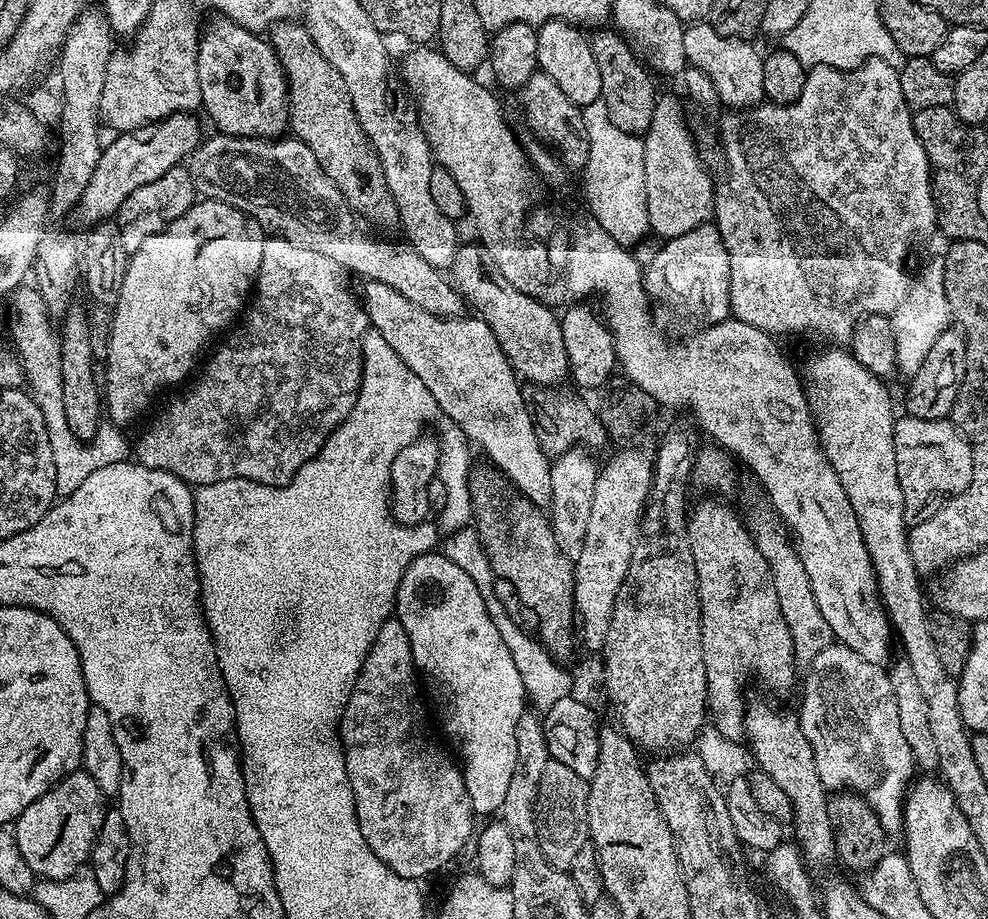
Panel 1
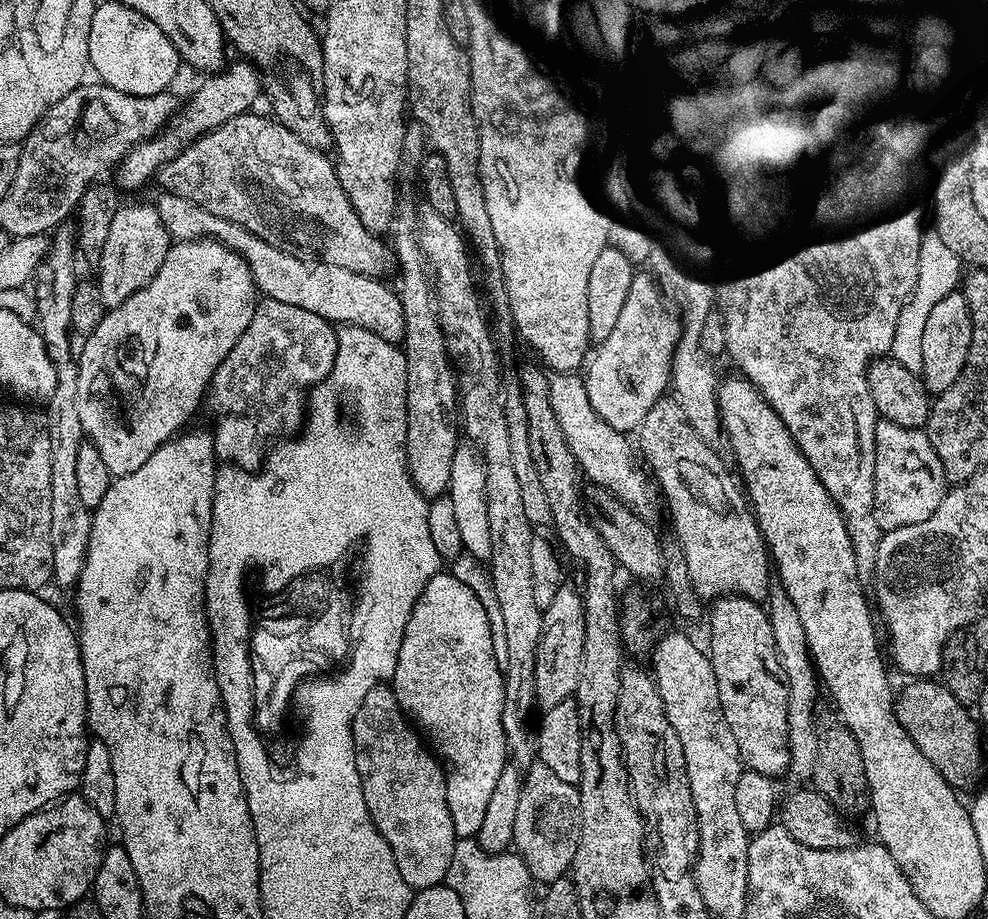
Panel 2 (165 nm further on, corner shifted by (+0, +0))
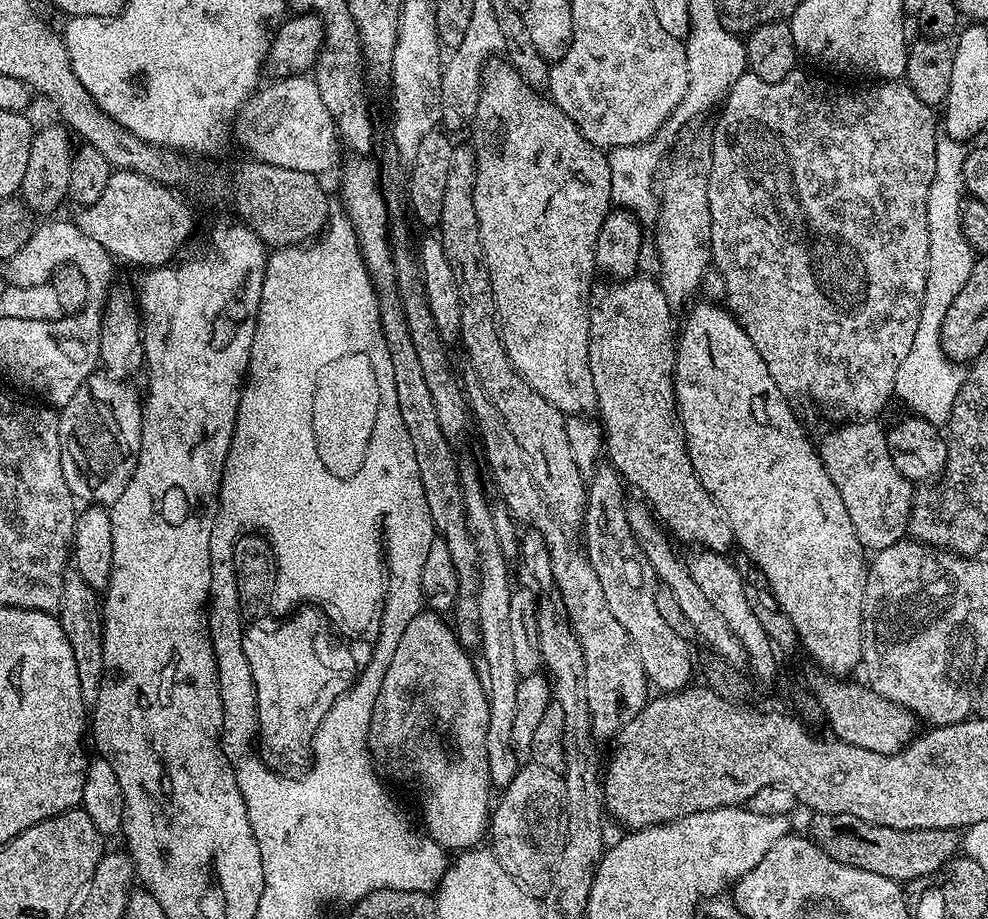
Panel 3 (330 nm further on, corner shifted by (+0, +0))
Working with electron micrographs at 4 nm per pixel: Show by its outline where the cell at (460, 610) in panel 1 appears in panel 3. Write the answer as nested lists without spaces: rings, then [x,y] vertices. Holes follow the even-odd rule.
[[[422,610],[406,626],[374,702],[368,751],[394,779],[420,783],[423,831],[428,839],[445,850],[467,850],[477,847],[490,828],[488,792],[493,786],[486,758],[488,693],[481,673],[478,668],[476,673],[468,657],[469,649],[460,645],[453,625],[444,620],[443,615]]]

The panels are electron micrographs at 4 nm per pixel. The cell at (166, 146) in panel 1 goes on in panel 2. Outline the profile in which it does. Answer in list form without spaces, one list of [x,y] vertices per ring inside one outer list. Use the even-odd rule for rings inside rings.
[[[251,62],[229,63],[219,74],[209,75],[196,88],[192,101],[183,105],[182,111],[168,121],[168,125],[156,136],[135,144],[124,155],[118,165],[121,189],[140,188],[148,179],[155,177],[166,162],[170,162],[182,149],[192,144],[199,136],[213,132],[228,124],[230,118],[240,116],[253,107],[256,99],[262,96],[262,77],[255,64]]]

